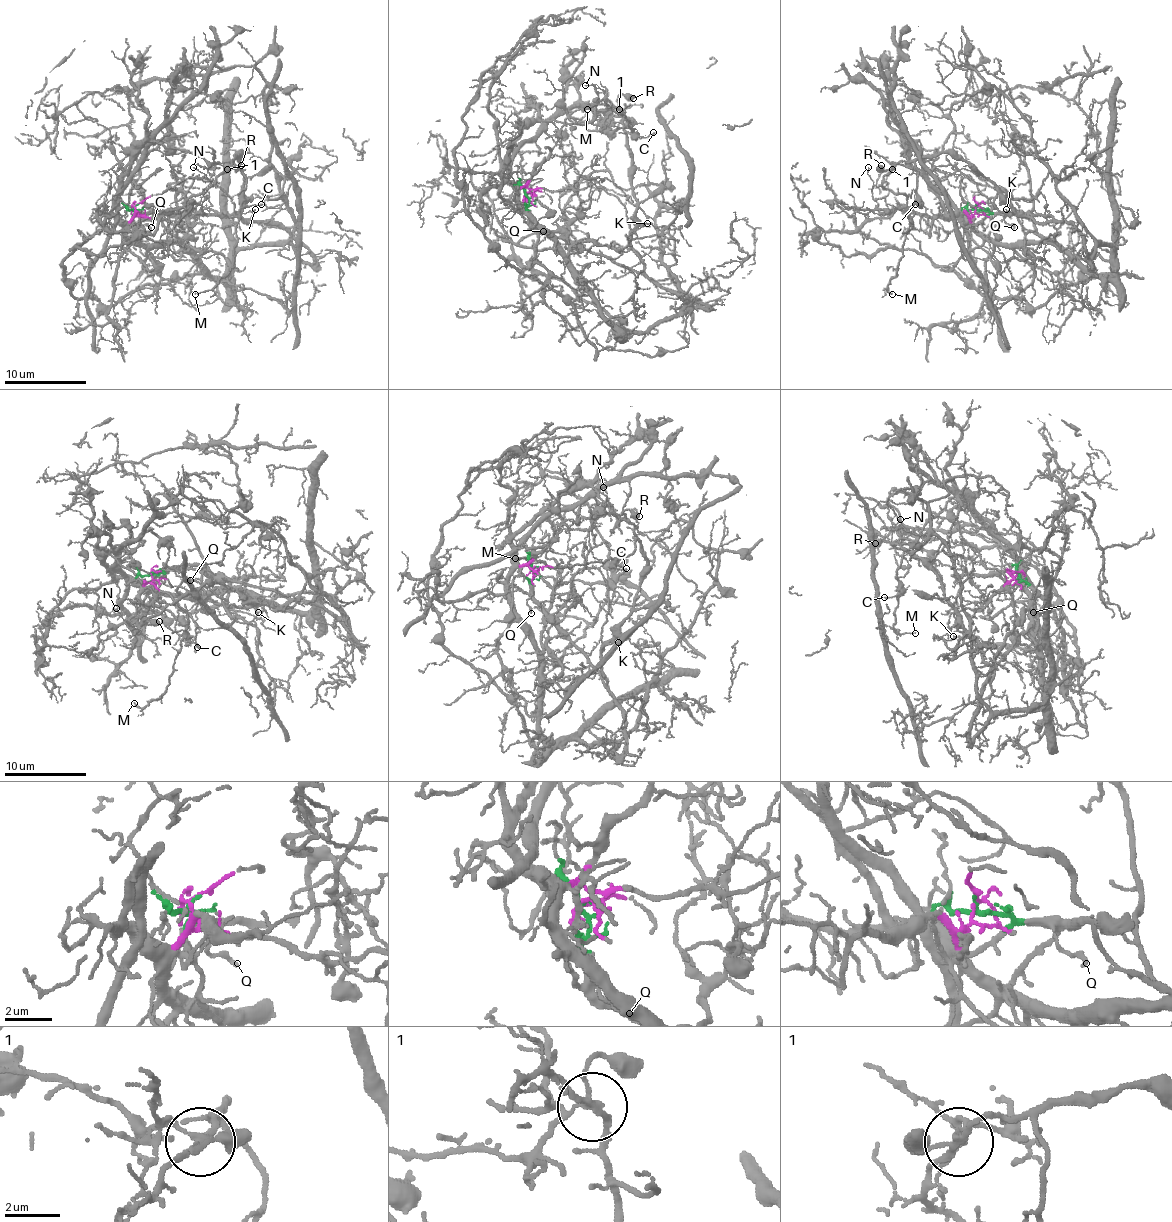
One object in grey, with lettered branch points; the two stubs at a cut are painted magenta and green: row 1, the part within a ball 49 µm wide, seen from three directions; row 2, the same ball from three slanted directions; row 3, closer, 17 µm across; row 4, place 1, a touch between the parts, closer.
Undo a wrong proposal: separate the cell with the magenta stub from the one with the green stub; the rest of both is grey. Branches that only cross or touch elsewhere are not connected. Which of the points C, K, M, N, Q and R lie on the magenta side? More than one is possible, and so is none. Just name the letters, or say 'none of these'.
none of these

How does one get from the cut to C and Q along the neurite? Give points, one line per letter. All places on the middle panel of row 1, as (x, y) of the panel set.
C: (527, 193), (533, 226), (639, 273), (644, 260), (631, 246), (635, 209), (627, 132), (648, 138), (654, 132)
Q: (527, 193), (527, 215), (543, 232)

